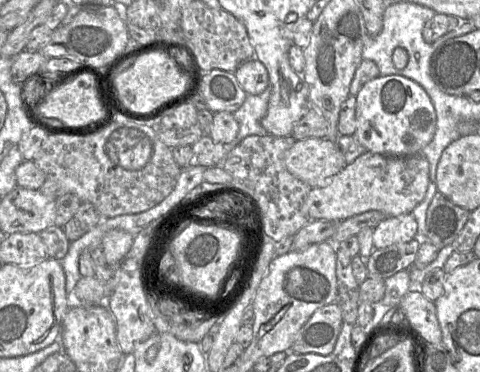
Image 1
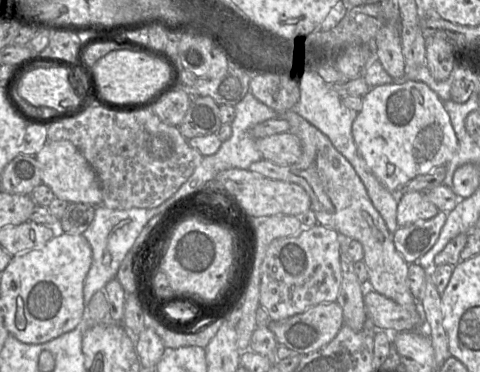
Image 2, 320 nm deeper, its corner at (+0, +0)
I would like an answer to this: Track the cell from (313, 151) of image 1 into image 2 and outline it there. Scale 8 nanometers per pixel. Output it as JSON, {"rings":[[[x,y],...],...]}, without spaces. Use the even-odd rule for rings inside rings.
{"rings":[[[284,132],[256,139],[256,147],[262,158],[278,165],[292,165],[302,155],[302,145],[297,136]]]}

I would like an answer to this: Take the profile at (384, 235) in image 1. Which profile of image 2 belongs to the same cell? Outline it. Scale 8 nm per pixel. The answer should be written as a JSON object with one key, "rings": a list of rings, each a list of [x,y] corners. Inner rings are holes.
{"rings":[[[409,191],[398,194],[397,224],[399,227],[433,218],[439,209],[428,200],[425,193]]]}

